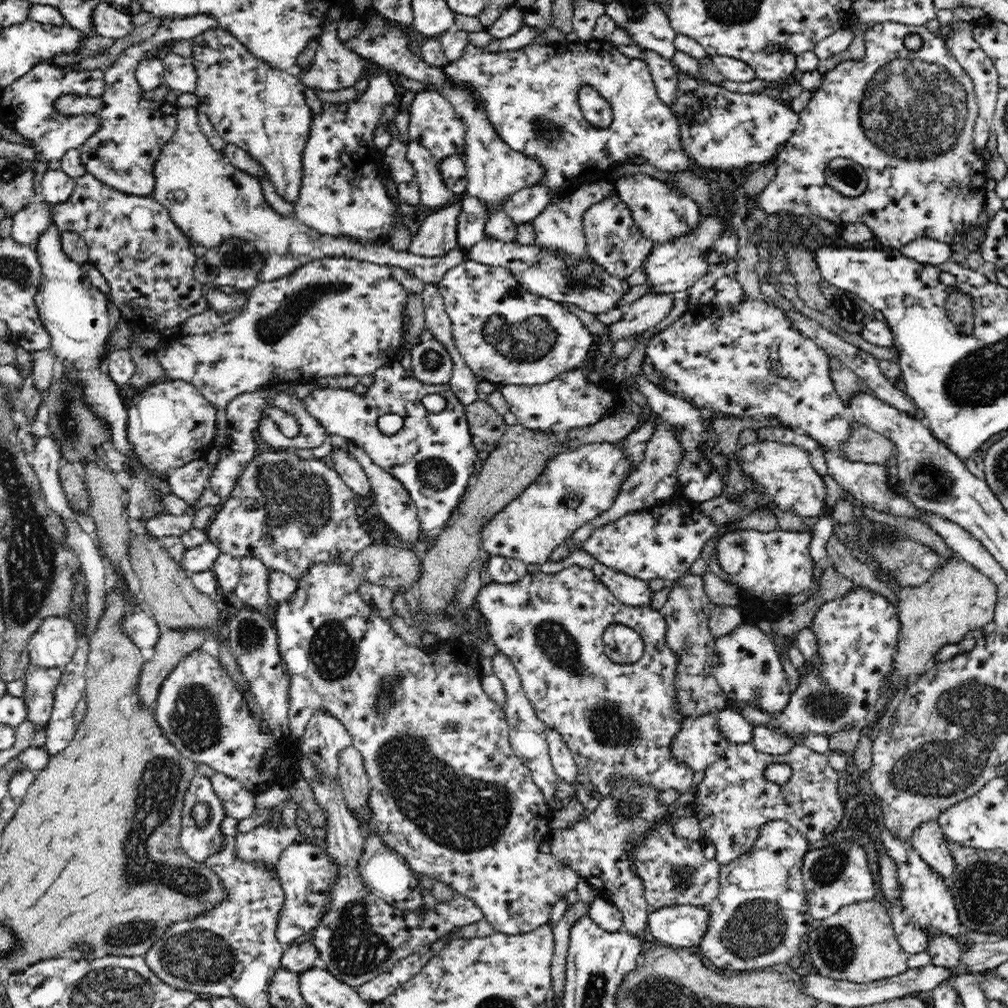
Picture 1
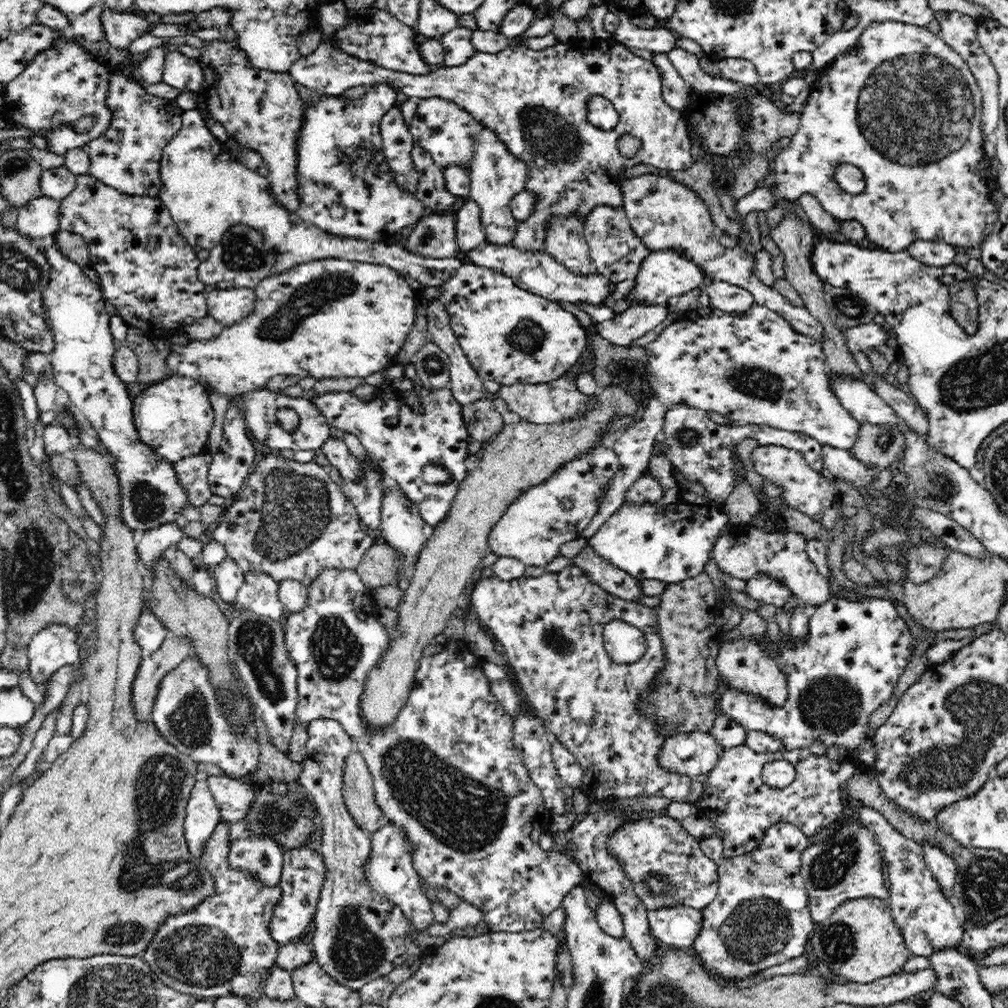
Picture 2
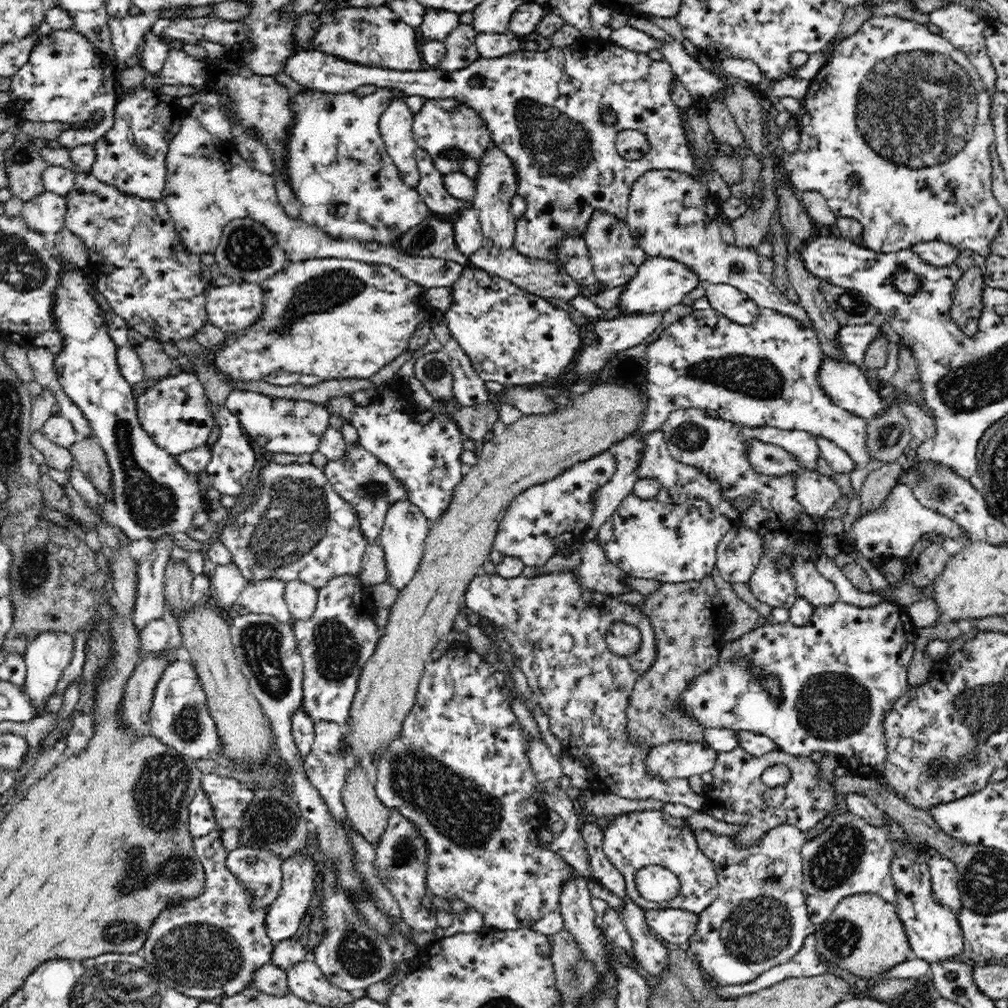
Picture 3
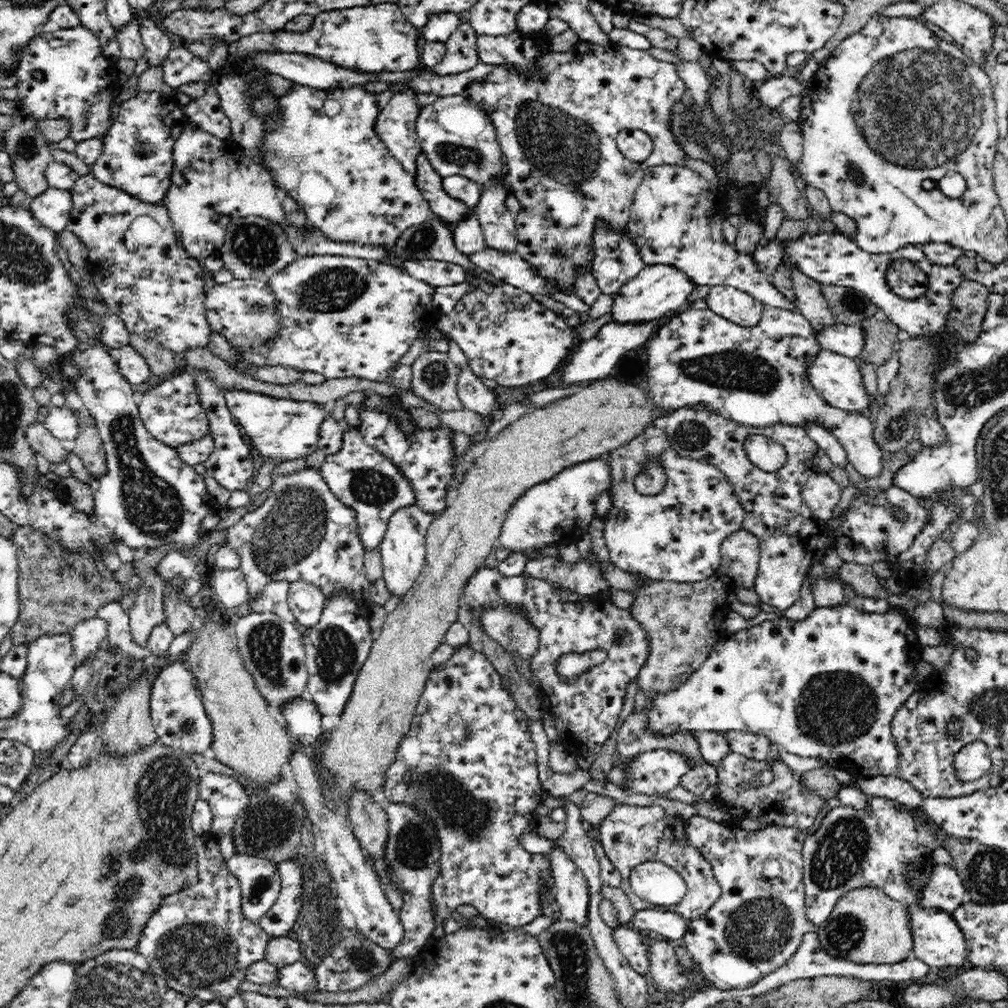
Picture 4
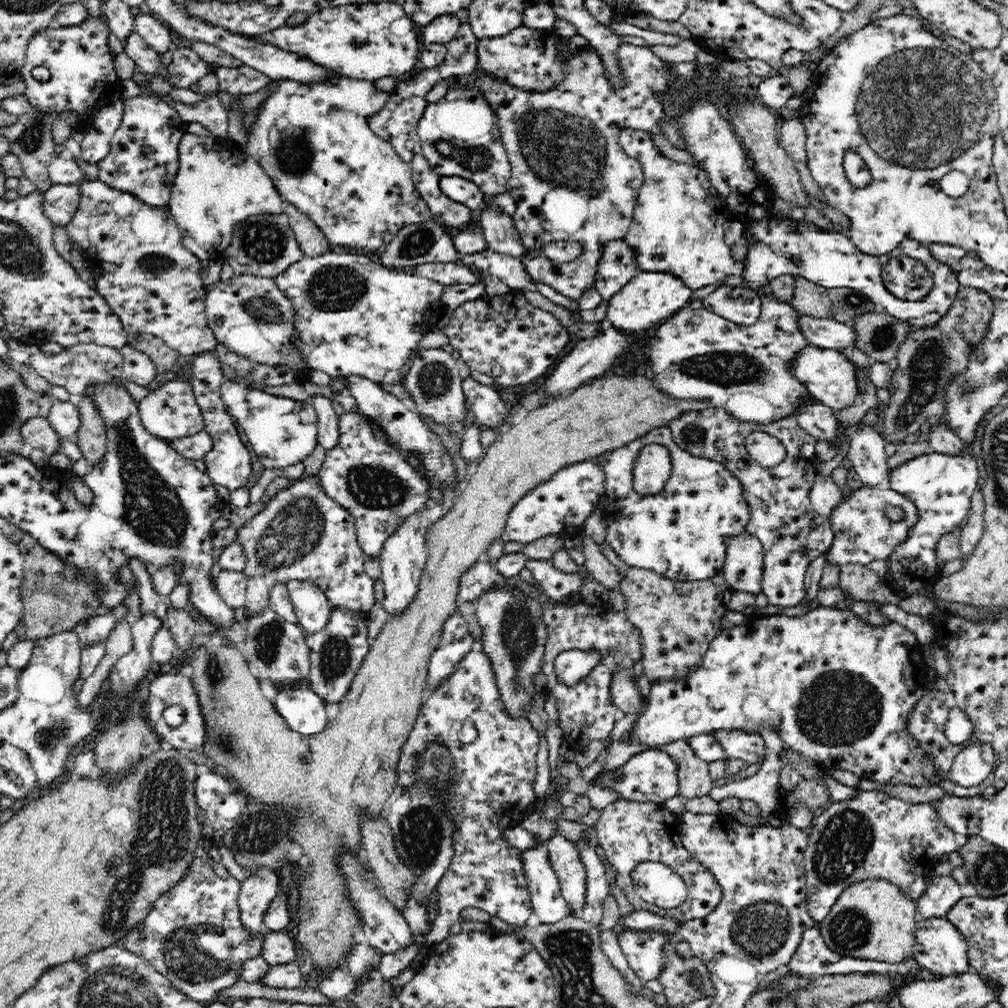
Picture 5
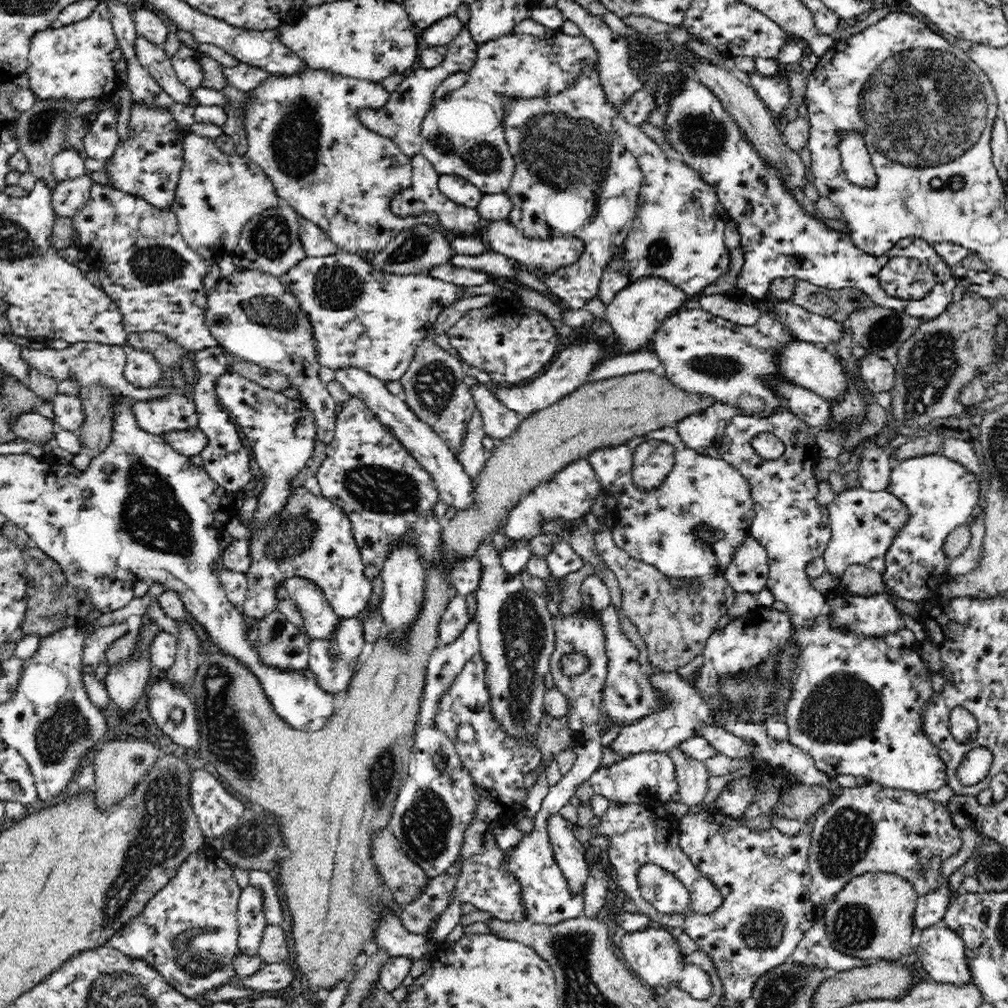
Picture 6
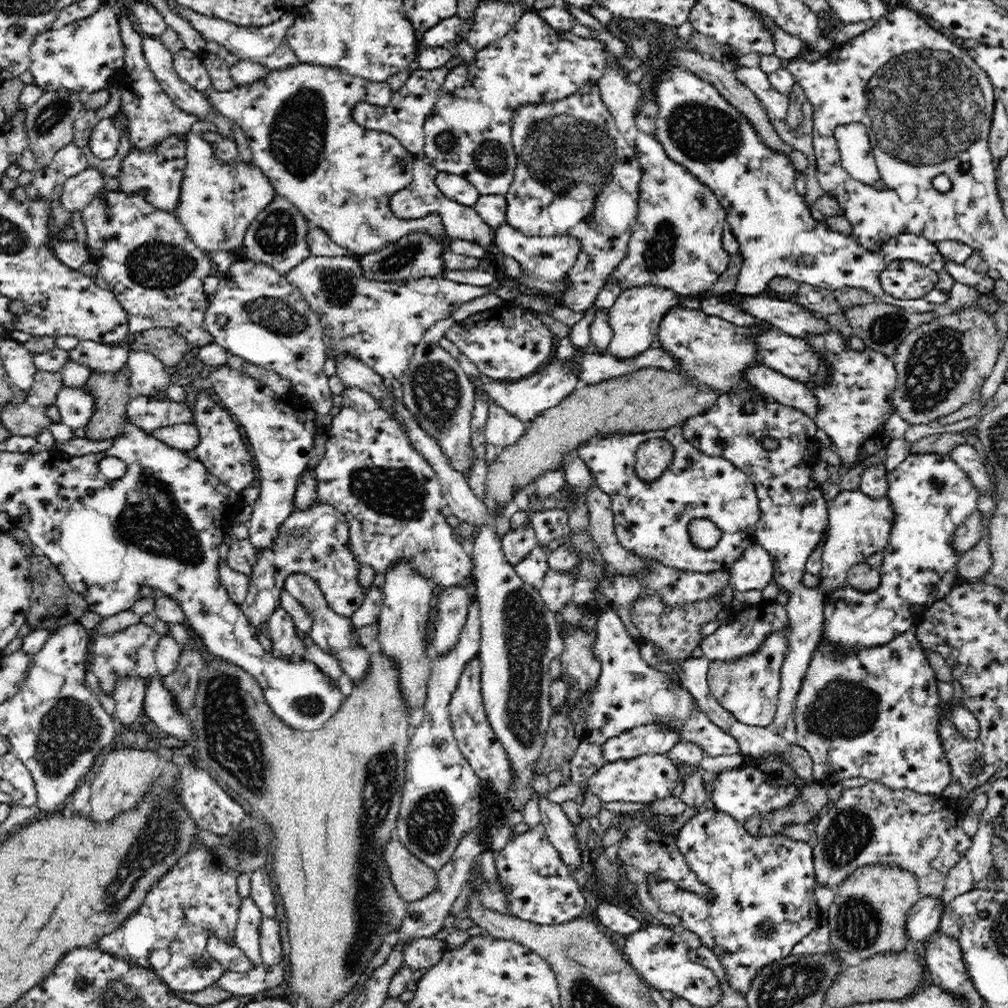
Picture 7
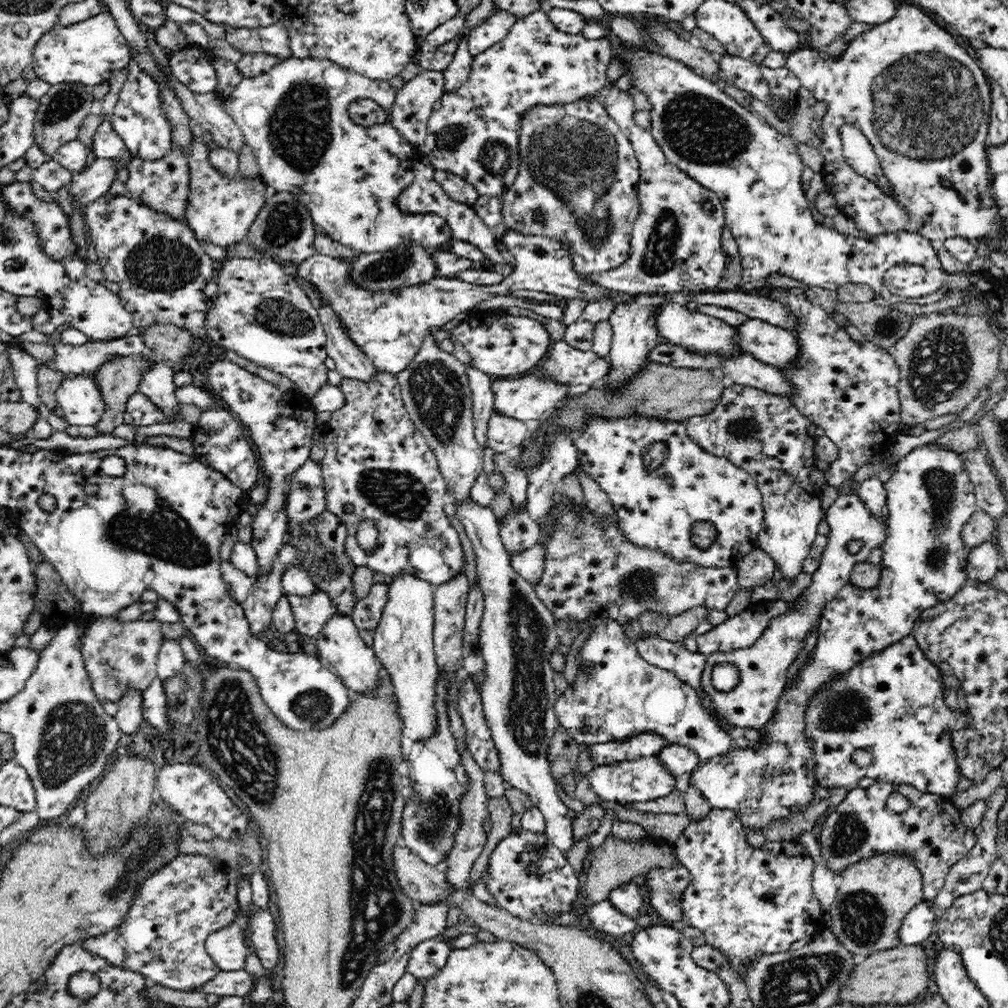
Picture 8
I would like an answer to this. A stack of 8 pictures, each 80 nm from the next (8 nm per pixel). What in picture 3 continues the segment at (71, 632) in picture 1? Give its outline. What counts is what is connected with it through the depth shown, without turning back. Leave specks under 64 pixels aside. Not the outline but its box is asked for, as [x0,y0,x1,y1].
[23,632,75,716]

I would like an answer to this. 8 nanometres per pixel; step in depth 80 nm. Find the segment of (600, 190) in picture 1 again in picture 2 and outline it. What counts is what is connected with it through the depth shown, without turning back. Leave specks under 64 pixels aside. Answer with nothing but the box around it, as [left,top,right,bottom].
[545,214,594,272]

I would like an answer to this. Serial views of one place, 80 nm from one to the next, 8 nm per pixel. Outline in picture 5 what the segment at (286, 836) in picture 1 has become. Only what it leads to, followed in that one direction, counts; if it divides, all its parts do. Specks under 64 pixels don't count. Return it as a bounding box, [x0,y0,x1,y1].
[238,868,280,932]

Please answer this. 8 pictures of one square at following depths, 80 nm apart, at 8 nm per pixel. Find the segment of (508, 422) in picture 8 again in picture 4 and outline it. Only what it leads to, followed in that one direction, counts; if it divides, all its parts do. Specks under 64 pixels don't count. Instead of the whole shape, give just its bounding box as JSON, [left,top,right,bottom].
[442,332,497,419]

